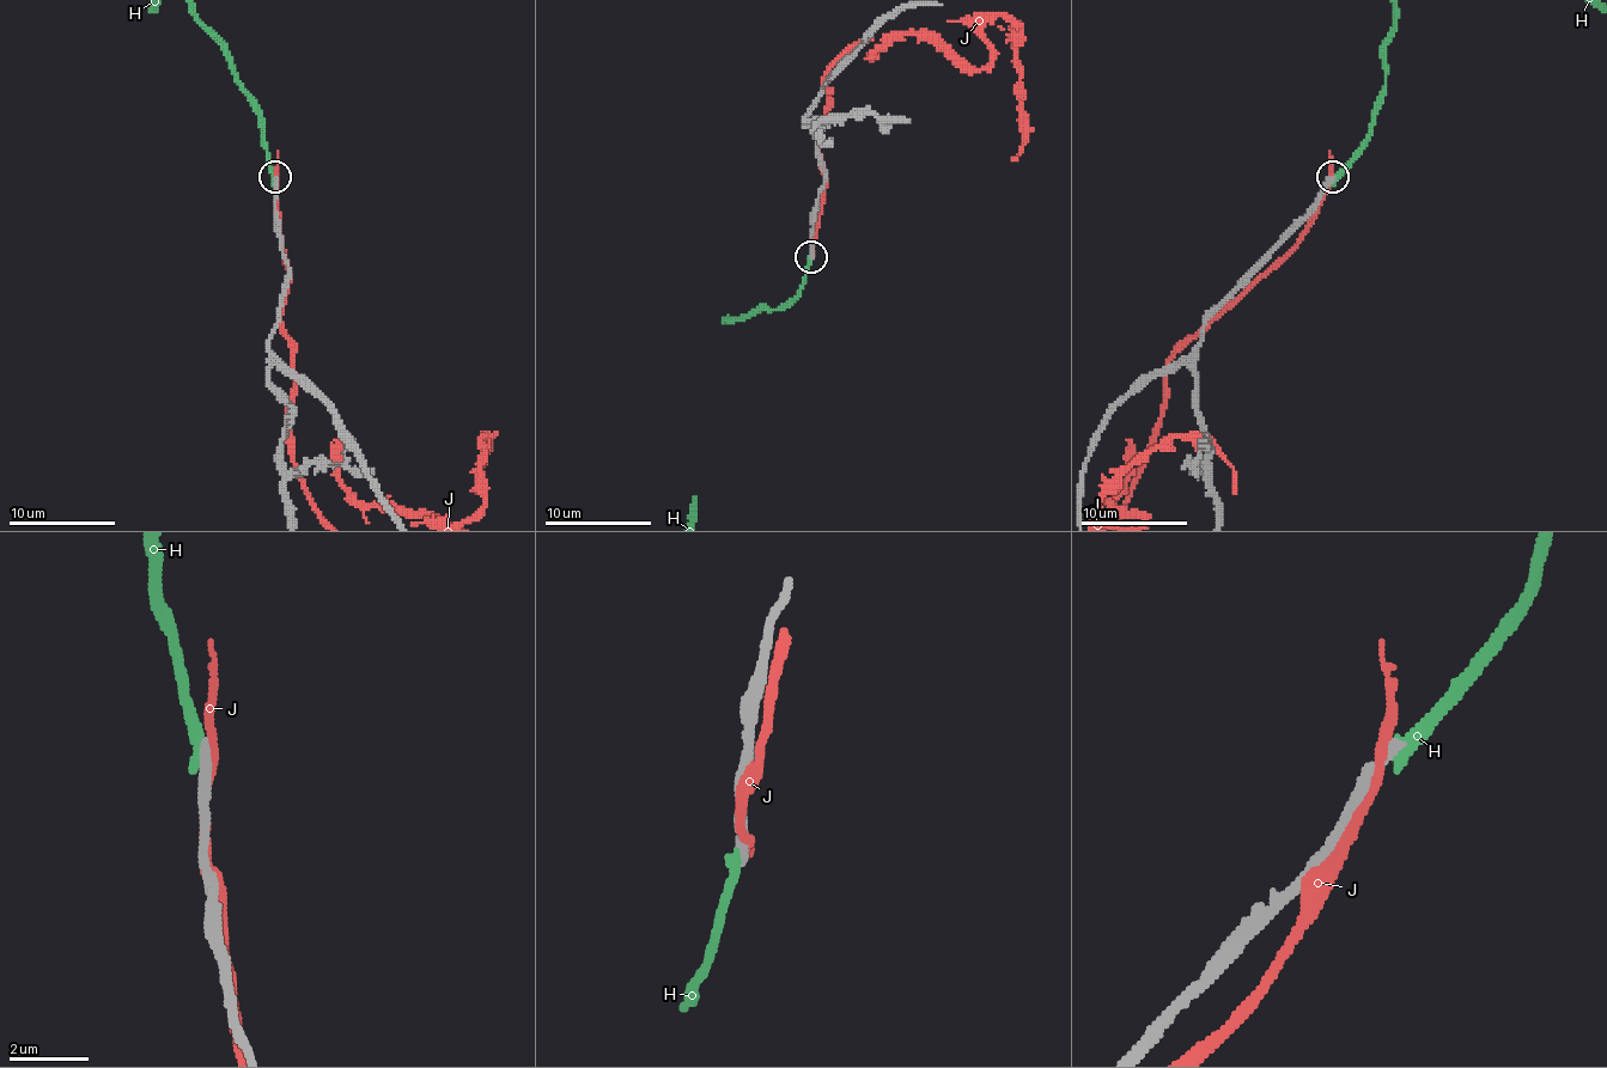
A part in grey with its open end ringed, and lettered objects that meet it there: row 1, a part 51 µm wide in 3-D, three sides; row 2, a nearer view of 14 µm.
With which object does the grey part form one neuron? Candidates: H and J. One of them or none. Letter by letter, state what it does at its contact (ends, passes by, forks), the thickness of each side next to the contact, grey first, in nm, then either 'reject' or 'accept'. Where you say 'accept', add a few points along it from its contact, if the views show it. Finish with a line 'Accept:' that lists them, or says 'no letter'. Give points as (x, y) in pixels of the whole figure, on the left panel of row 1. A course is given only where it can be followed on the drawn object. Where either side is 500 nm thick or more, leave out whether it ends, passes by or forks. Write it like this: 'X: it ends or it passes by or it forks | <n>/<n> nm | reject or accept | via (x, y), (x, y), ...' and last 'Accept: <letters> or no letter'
H: it ends | 360/300 nm | reject
J: it passes by | 280/240 nm | reject
Accept: no letter

